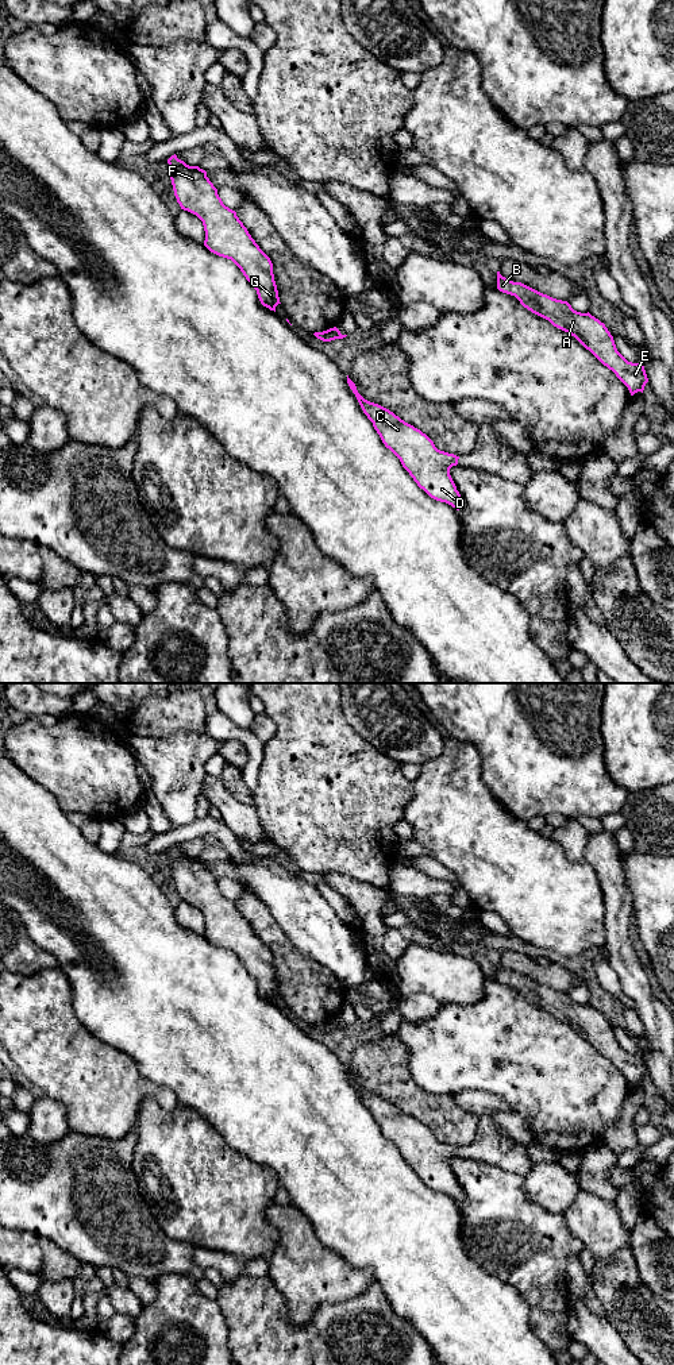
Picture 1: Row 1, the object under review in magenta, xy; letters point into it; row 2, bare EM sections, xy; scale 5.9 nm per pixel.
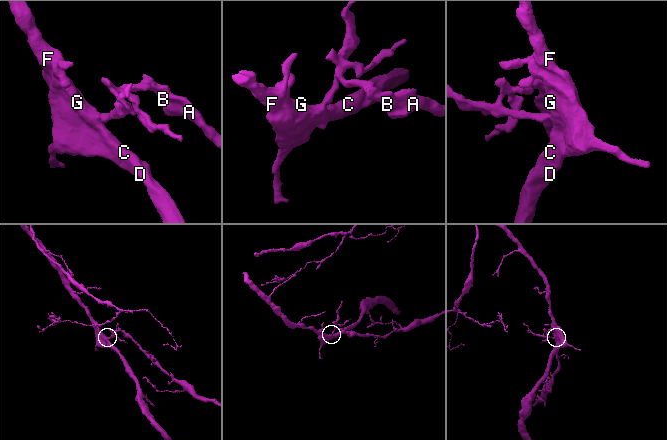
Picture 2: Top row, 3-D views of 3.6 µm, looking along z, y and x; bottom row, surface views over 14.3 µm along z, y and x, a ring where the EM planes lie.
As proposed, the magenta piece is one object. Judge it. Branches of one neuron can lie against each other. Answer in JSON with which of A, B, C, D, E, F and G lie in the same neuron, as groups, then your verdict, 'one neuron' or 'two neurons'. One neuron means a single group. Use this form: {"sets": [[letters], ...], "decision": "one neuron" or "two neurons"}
{"sets": [["A", "B", "E"], ["C", "D", "F", "G"]], "decision": "two neurons"}

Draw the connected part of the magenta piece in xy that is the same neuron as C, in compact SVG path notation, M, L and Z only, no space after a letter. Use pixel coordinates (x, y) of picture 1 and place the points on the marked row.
M348 375L347 383L385 447L400 459L417 486L431 498L446 502L457 510L463 509L465 501L450 475L450 469L458 464L459 456L438 450L420 429L389 409L365 400Z

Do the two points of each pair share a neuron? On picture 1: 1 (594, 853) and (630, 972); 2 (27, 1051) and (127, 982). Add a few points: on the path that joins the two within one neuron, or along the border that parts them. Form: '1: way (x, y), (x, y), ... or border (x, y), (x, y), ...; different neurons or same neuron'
1: way (613, 883), (617, 895), (617, 943); same neuron
2: border (69, 986), (76, 1017), (99, 1040); different neurons

